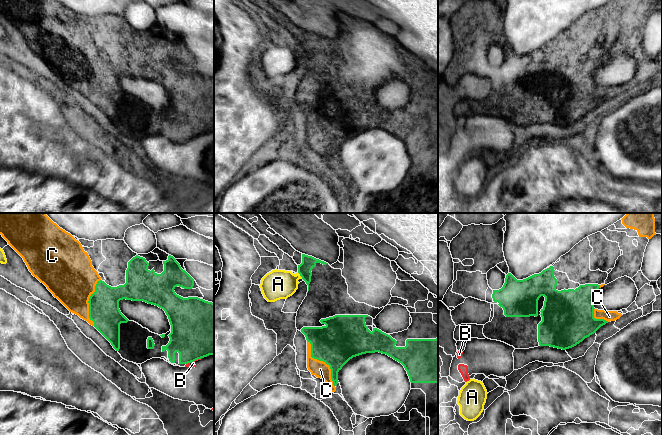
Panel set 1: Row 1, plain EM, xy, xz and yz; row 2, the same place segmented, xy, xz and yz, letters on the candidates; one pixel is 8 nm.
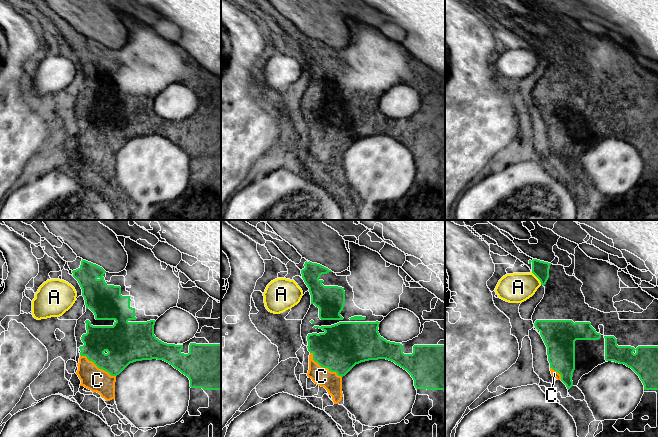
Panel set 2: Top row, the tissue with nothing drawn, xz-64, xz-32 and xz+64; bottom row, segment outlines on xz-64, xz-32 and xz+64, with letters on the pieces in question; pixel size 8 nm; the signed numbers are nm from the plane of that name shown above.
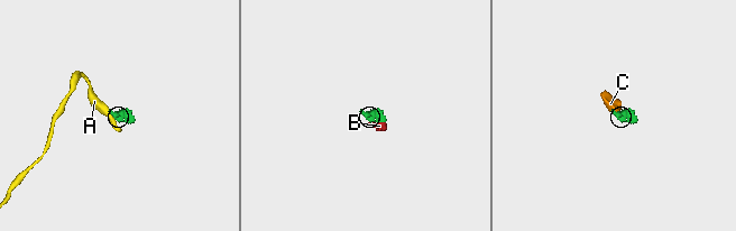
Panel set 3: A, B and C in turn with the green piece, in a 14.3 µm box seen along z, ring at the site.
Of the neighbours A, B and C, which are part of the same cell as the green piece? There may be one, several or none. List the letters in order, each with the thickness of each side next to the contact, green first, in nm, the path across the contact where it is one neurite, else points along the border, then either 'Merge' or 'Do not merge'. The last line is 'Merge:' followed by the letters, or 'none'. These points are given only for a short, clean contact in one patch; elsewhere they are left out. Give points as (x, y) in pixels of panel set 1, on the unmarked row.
A: Thickness 110 nm (green) against 240 nm. Do not merge
B: Thickness 420 nm (green) against 20 nm. Boundary: xy (201, 133), (186, 140). Do not merge
C: Thickness 340 nm (green) against 140 nm. Merge
Merge: C

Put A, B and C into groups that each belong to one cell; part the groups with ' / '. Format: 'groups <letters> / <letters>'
groups A / B / C

